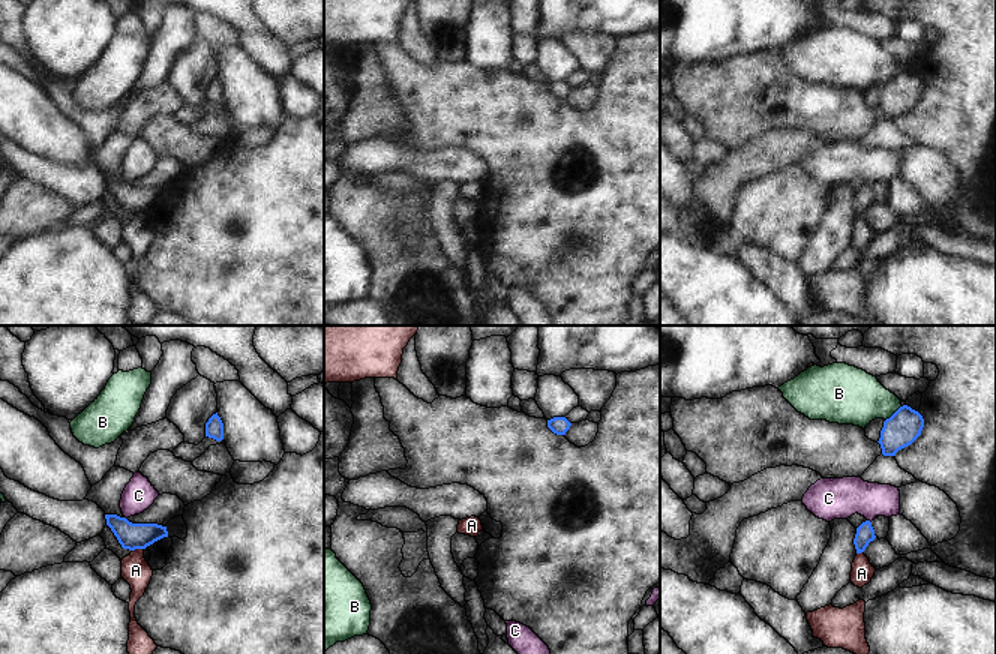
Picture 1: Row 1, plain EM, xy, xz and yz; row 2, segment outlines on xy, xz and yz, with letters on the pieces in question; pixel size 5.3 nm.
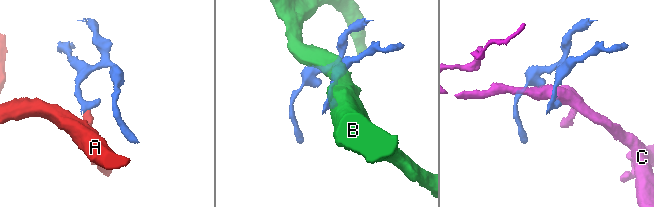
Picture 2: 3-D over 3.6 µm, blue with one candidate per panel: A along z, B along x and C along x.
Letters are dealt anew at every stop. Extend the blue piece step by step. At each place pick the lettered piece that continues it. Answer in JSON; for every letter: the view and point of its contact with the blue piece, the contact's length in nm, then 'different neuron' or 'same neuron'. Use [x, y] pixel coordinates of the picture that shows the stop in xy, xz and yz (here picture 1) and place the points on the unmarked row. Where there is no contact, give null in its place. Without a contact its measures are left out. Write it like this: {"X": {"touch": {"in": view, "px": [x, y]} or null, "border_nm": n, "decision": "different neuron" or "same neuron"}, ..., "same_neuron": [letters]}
{"A": {"touch": {"in": "xy", "px": [137, 212]}, "border_nm": 70, "decision": "different neuron"}, "B": {"touch": {"in": "yz", "px": [894, 77]}, "border_nm": 120, "decision": "different neuron"}, "C": {"touch": {"in": "yz", "px": [869, 185]}, "border_nm": 30, "decision": "different neuron"}, "same_neuron": []}

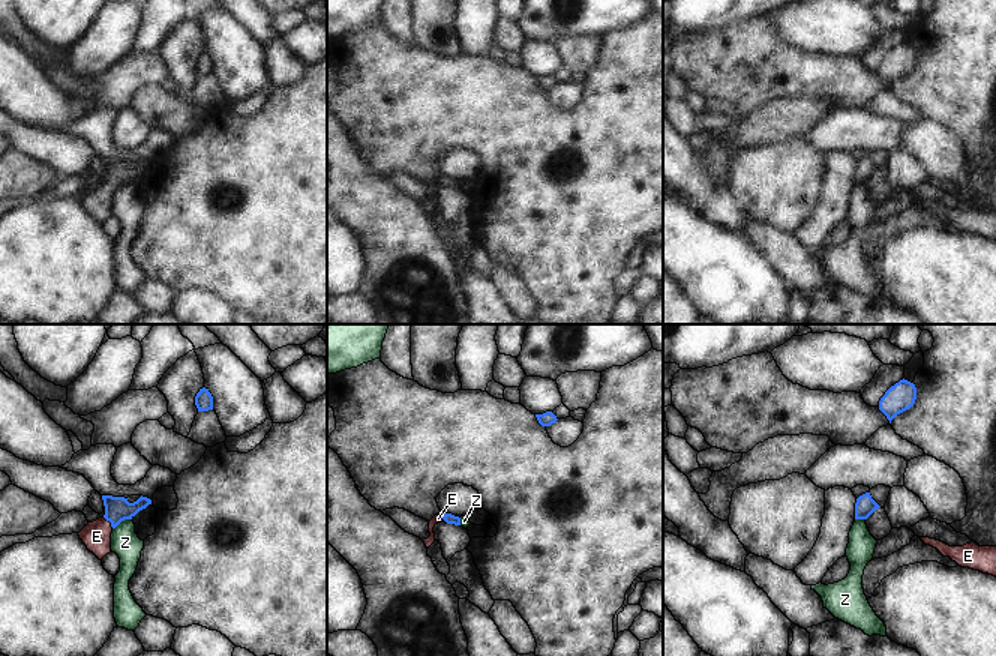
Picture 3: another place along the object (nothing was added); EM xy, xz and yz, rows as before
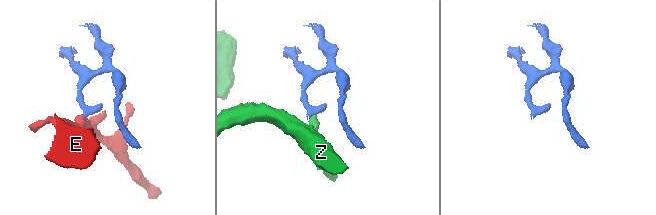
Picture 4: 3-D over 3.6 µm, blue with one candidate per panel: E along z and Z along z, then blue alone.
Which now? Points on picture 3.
{"E": {"touch": {"in": "xy", "px": [108, 183]}, "border_nm": 90, "decision": "same neuron"}, "Z": {"touch": {"in": "xy", "px": [122, 183]}, "border_nm": 120, "decision": "different neuron"}, "same_neuron": ["E"]}

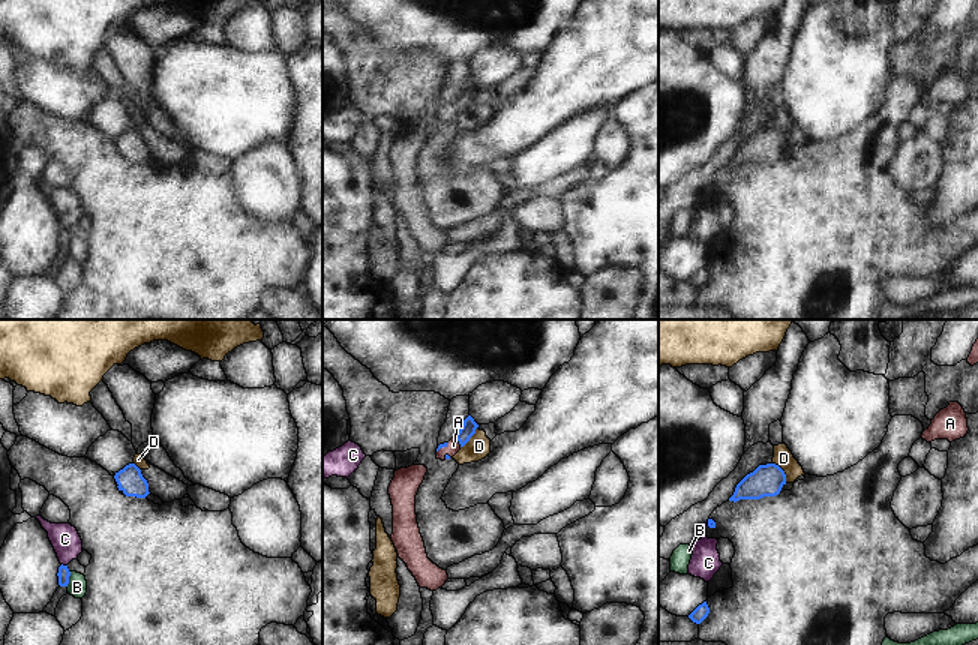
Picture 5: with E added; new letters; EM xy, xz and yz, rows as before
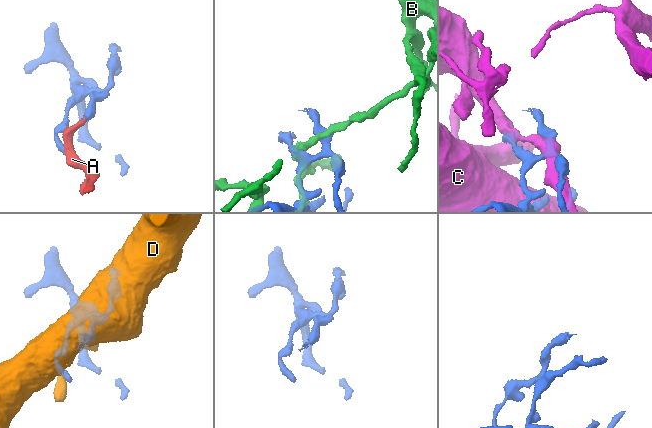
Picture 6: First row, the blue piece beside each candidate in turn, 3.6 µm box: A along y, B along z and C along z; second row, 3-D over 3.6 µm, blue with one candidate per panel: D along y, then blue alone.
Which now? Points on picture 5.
{"A": {"touch": {"in": "xz", "px": [458, 104]}, "border_nm": 70, "decision": "same neuron"}, "B": {"touch": {"in": "xy", "px": [68, 243]}, "border_nm": 80, "decision": "different neuron"}, "C": {"touch": {"in": "xy", "px": [65, 230]}, "border_nm": 40, "decision": "different neuron"}, "D": {"touch": {"in": "yz", "px": [783, 135]}, "border_nm": 140, "decision": "different neuron"}, "same_neuron": ["A"]}

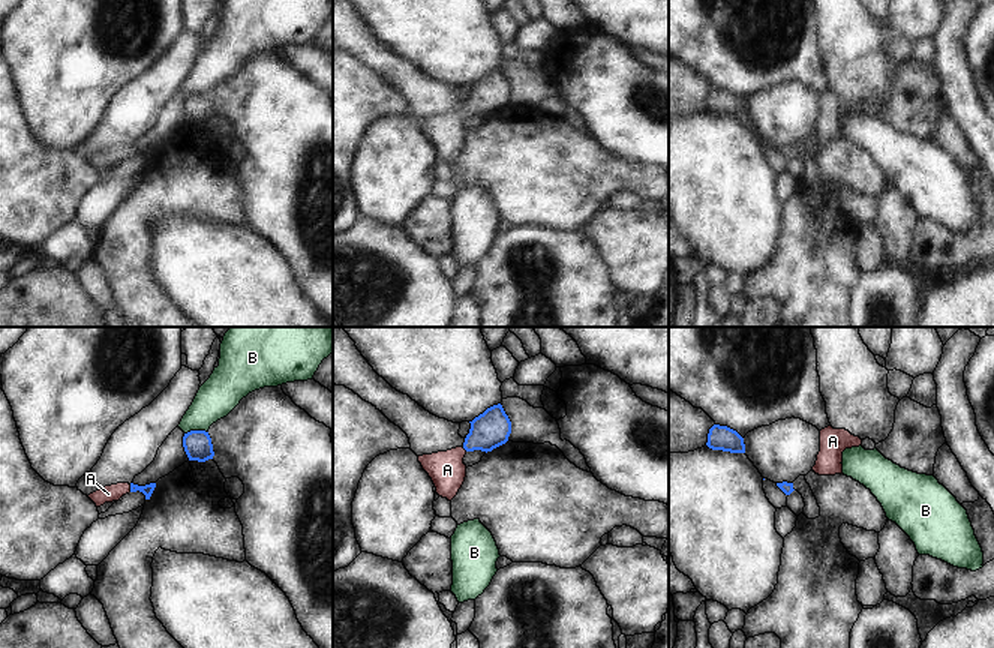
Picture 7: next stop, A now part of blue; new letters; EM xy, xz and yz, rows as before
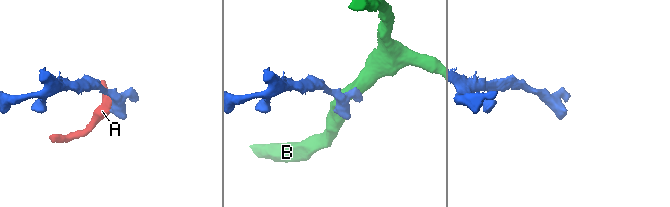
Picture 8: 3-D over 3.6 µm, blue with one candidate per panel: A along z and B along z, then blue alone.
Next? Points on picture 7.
{"A": {"touch": {"in": "xy", "px": [131, 152]}, "border_nm": 40, "decision": "same neuron"}, "B": {"touch": {"in": "xy", "px": [195, 95]}, "border_nm": 120, "decision": "different neuron"}, "same_neuron": ["A"]}

